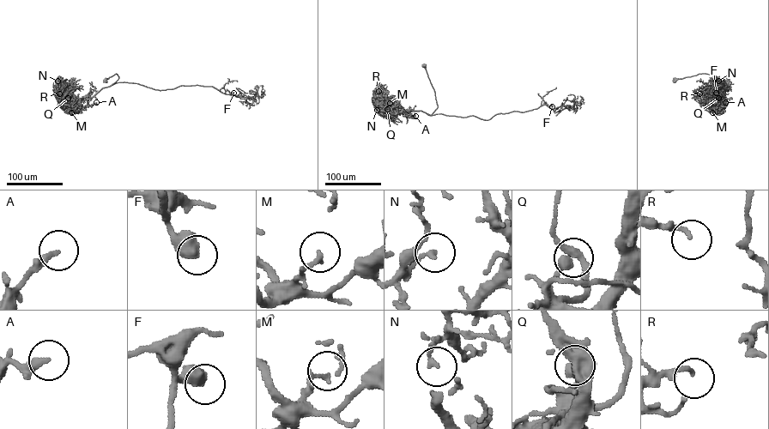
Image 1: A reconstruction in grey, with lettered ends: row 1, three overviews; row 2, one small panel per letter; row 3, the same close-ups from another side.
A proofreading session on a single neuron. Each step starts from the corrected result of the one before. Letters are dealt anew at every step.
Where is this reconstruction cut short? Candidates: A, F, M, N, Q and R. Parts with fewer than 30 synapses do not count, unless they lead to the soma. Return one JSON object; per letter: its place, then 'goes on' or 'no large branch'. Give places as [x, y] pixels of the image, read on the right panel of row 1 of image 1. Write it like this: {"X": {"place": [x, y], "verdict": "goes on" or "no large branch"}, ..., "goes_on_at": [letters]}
{"A": {"place": [725, 102], "verdict": "no large branch"}, "F": {"place": [716, 93], "verdict": "no large branch"}, "M": {"place": [712, 112], "verdict": "no large branch"}, "N": {"place": [718, 81], "verdict": "no large branch"}, "Q": {"place": [718, 98], "verdict": "no large branch"}, "R": {"place": [699, 93], "verdict": "no large branch"}, "goes_on_at": []}

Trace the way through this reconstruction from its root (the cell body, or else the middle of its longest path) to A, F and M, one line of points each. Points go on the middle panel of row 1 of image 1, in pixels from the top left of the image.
A: (424, 65), (434, 90), (438, 107), (430, 115), (420, 111), (406, 111), (413, 118), (415, 116)
F: (424, 65), (437, 105), (432, 115), (474, 116), (488, 120), (499, 113), (524, 111), (542, 105), (552, 106)
M: (424, 65), (434, 92), (438, 106), (435, 111), (430, 115), (420, 111), (384, 110), (390, 103)

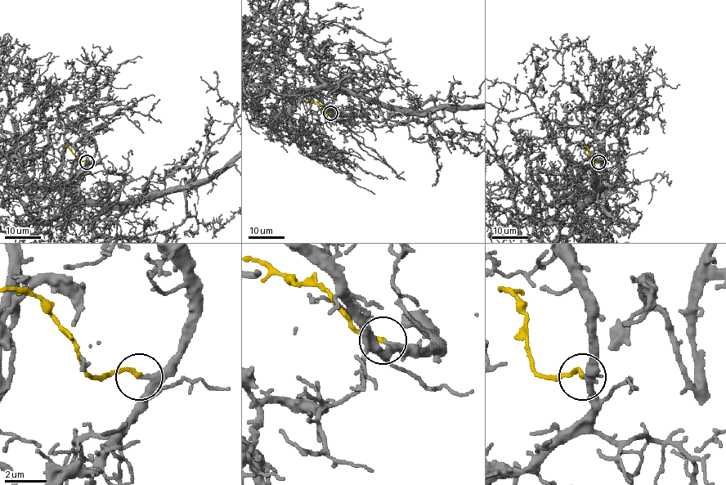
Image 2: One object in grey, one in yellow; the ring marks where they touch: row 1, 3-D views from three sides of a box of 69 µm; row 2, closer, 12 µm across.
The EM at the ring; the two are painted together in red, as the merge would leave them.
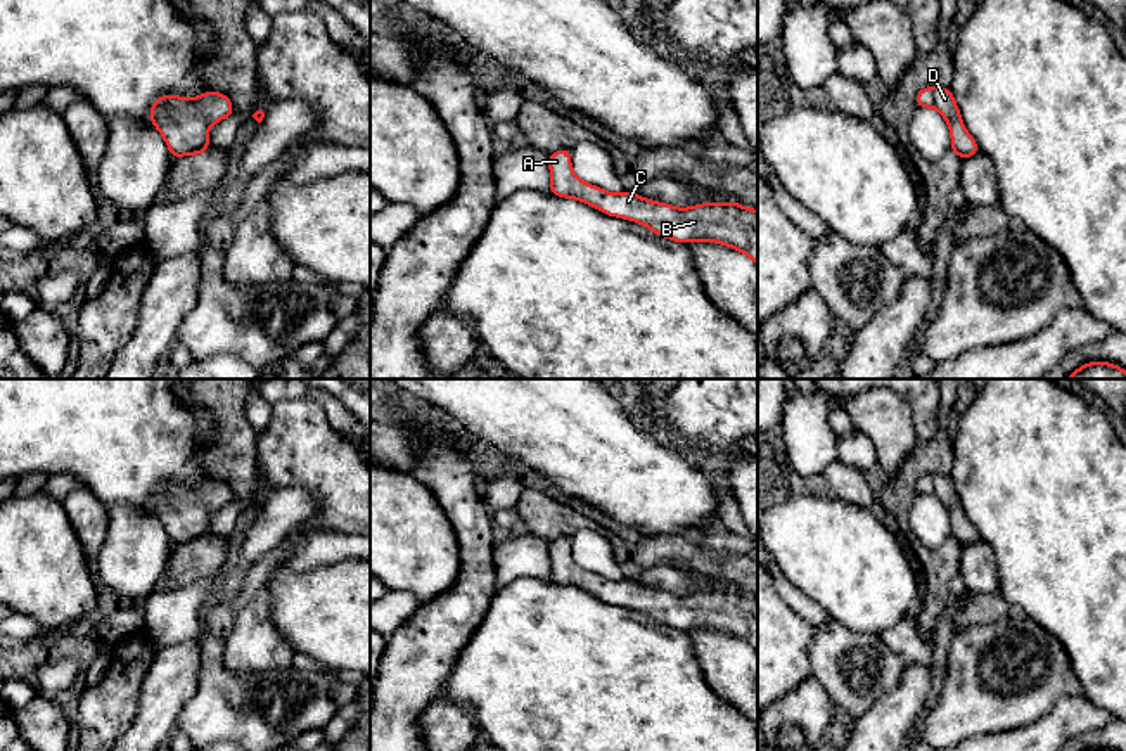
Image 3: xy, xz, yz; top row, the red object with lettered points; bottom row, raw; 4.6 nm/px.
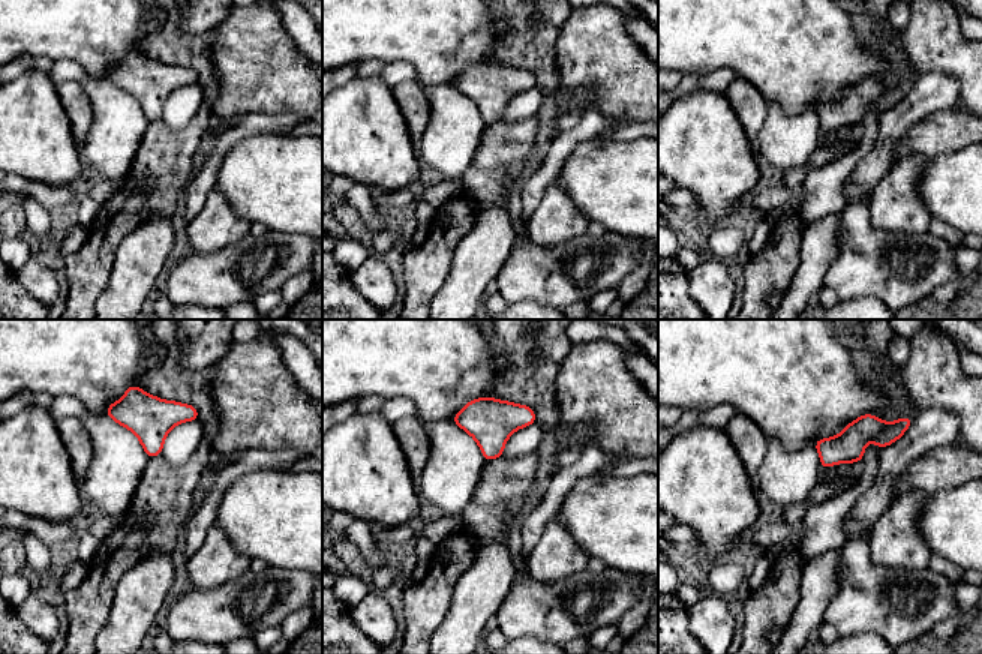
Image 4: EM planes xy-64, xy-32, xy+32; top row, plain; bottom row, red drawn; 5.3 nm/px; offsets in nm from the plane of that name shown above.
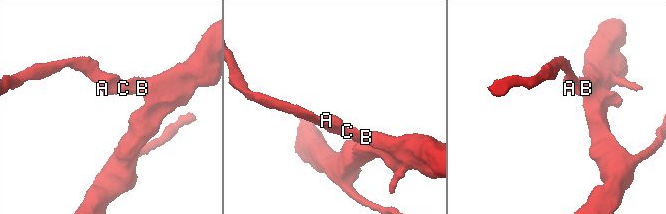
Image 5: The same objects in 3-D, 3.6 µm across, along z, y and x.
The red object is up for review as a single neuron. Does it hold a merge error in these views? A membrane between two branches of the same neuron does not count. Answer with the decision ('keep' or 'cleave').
keep

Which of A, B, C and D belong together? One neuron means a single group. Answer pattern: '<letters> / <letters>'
A B C D

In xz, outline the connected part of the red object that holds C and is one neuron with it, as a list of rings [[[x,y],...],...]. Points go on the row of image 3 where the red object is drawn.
[[[571,151],[548,154],[550,194],[590,204],[609,216],[637,221],[676,242],[718,242],[737,249],[758,265],[758,209],[739,202],[704,202],[675,208],[635,192],[611,194],[579,180],[571,166]]]

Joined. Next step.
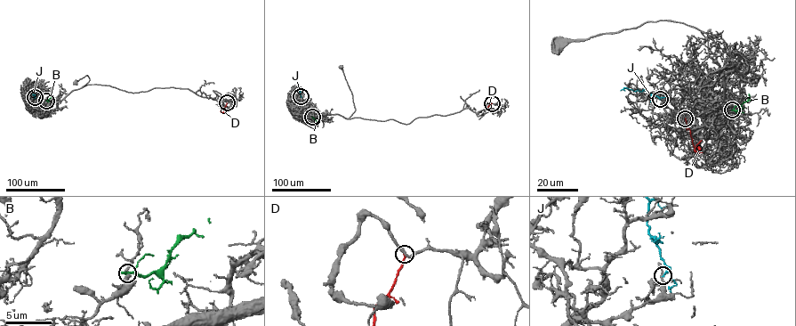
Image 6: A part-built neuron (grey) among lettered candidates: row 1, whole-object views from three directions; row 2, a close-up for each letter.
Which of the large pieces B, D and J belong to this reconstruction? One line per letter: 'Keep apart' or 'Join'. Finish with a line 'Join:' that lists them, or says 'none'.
B: Keep apart
D: Keep apart
J: Keep apart
Join: none

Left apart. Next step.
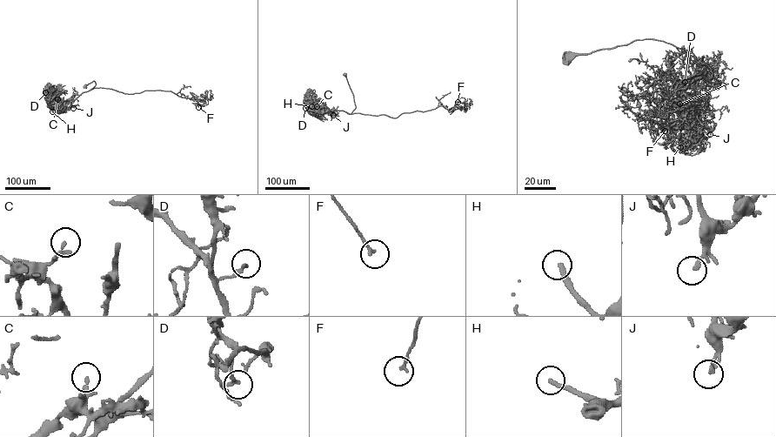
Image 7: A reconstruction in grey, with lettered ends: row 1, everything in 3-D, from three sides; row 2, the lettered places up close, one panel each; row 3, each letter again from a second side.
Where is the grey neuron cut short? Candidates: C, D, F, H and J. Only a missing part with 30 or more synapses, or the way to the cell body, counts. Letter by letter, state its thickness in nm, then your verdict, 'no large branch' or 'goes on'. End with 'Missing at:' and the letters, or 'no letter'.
C: 200 nm thick; no large branch
D: 200 nm thick; no large branch
F: 140 nm thick; no large branch
H: 260 nm thick; goes on
J: 190 nm thick; goes on
Missing at: H, J

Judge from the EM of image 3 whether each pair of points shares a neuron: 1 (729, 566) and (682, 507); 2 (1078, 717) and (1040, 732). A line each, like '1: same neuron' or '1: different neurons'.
1: different neurons
2: same neuron

